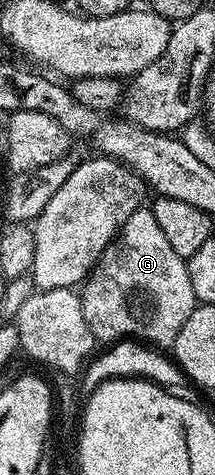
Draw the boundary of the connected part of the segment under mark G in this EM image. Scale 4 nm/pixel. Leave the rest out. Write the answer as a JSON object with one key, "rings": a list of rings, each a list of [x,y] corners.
{"rings":[[[142,206],[131,216],[127,216],[127,224],[123,224],[121,233],[113,243],[105,249],[105,253],[97,265],[89,271],[79,290],[83,304],[83,316],[91,328],[94,339],[98,343],[112,344],[122,339],[136,339],[154,348],[172,347],[175,336],[179,336],[179,328],[187,324],[187,316],[196,310],[199,303],[195,292],[191,292],[191,276],[186,259],[180,258],[171,248],[167,236],[155,220],[150,207]]]}

